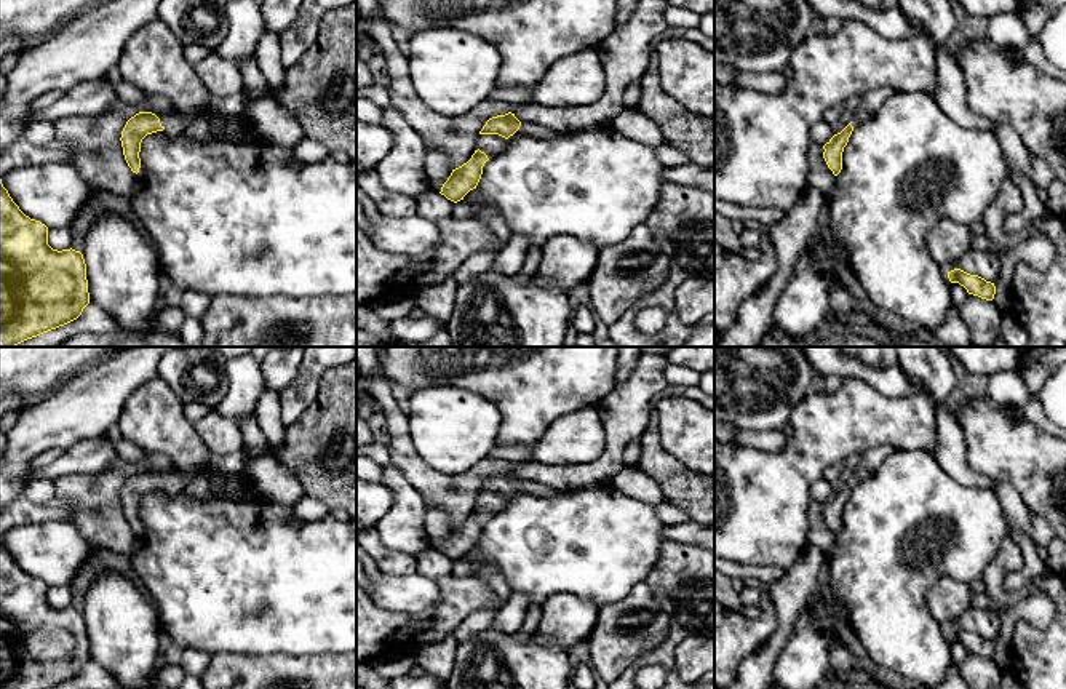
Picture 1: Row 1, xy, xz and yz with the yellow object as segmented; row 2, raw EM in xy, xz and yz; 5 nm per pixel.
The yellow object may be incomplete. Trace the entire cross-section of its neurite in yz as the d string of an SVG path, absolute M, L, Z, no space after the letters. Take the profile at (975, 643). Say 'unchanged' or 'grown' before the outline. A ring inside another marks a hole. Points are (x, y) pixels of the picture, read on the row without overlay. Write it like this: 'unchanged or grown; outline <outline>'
unchanged; outline M954 627L948 630L948 636L951 641L959 641L967 647L969 652L978 654L986 659L992 659L996 652L996 644L991 639L978 633L970 633L961 627Z

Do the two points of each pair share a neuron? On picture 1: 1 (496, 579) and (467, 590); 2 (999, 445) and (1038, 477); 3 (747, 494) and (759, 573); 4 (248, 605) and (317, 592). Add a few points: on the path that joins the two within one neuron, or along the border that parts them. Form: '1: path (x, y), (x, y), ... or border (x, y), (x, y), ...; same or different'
1: border (473, 577), (485, 582), (504, 601); different
2: path (1009, 451), (1028, 467); same
3: border (737, 561), (780, 566), (785, 571); different
4: path (266, 592), (299, 592); same

